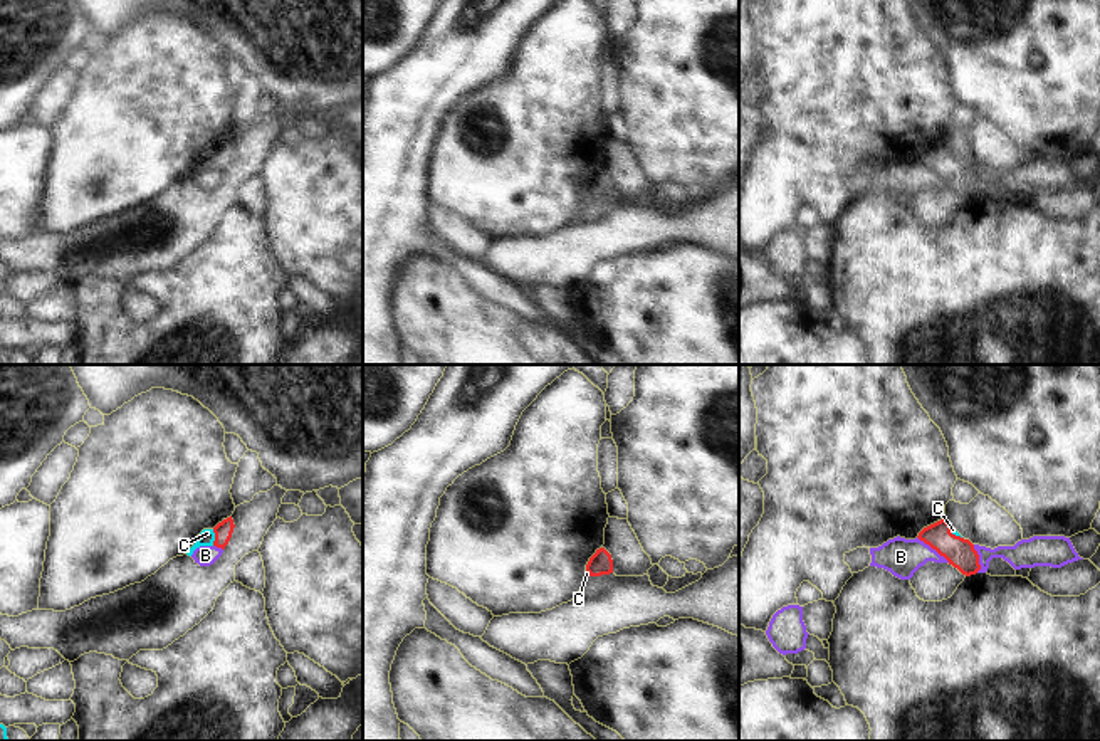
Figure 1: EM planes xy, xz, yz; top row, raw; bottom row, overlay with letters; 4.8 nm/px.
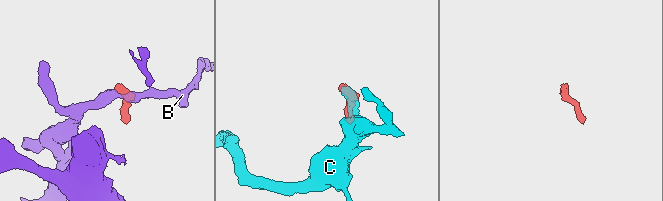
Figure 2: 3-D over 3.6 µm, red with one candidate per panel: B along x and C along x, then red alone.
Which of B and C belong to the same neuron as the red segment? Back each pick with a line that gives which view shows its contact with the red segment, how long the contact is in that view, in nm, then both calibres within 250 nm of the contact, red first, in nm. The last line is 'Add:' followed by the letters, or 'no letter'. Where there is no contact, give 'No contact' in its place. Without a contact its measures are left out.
C: Touches red in xy. Shared border 80 nm. Thickness 90 nm (red) against 80 nm
Add: C

